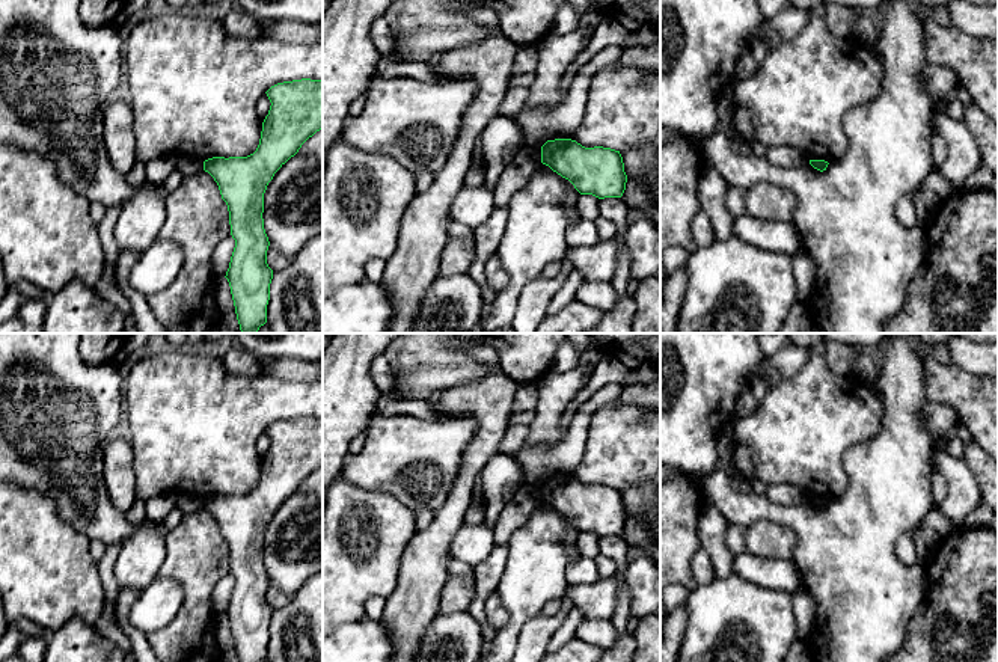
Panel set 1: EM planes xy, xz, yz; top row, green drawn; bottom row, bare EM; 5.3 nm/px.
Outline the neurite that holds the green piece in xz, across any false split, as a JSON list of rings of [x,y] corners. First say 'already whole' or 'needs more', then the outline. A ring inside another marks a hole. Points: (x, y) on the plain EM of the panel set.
already whole; [[[571,477],[547,478],[541,484],[541,501],[568,517],[580,532],[621,535],[626,528],[623,495],[611,486],[585,486]]]

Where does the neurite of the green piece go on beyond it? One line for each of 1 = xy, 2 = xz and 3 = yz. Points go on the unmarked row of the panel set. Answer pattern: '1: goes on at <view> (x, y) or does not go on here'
1: does not go on here
2: does not go on here
3: does not go on here

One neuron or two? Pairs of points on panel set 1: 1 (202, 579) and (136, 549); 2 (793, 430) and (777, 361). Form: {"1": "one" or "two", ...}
{"1": "two", "2": "two"}

